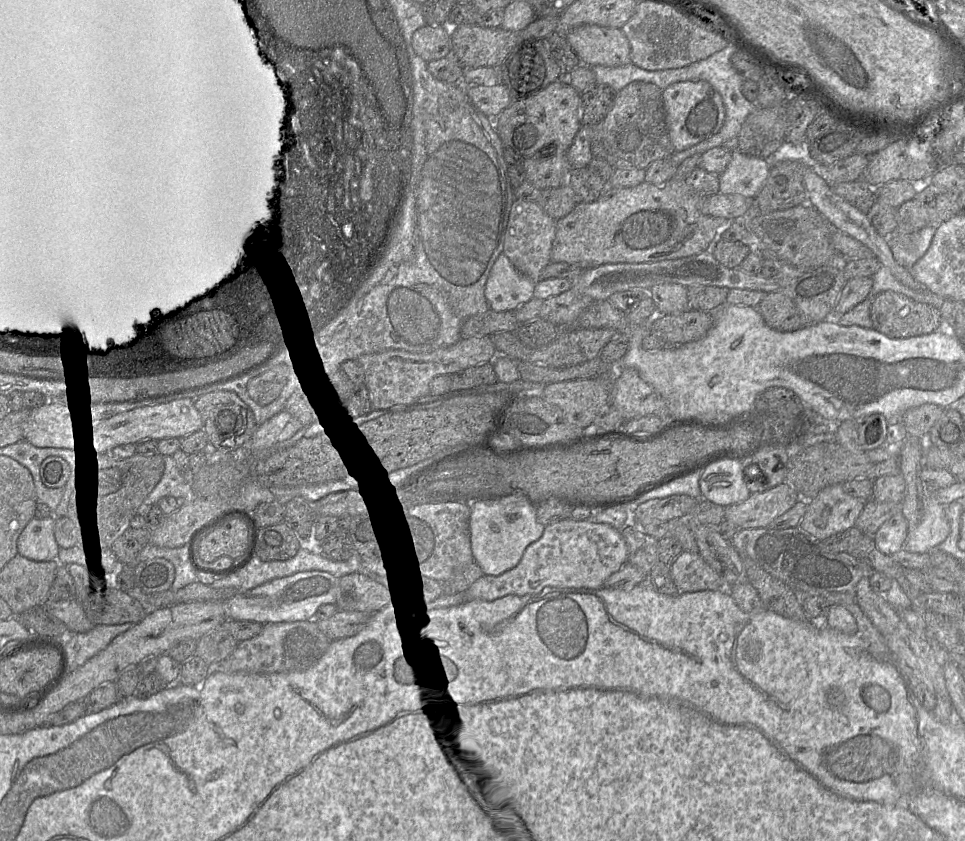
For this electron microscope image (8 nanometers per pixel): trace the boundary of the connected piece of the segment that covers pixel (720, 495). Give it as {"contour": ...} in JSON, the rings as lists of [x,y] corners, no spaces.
{"contour":[[[752,457],[723,459],[706,467],[699,486],[703,500],[729,507],[745,501],[751,492],[744,481],[743,462]]]}

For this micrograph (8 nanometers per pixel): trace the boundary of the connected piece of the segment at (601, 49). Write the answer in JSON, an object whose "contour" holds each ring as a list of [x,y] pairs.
{"contour":[[[583,25],[565,33],[565,39],[589,67],[617,67],[630,63],[630,44],[621,29]]]}

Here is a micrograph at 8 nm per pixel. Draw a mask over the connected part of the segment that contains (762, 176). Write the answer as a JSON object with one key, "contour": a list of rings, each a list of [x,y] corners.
{"contour":[[[733,151],[726,170],[719,175],[719,192],[753,199],[764,186],[770,170],[769,160]]]}

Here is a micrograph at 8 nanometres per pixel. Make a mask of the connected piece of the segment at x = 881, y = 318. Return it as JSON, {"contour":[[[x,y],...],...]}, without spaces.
{"contour":[[[884,291],[872,295],[870,316],[873,328],[890,338],[910,338],[937,331],[940,311],[905,295]]]}

